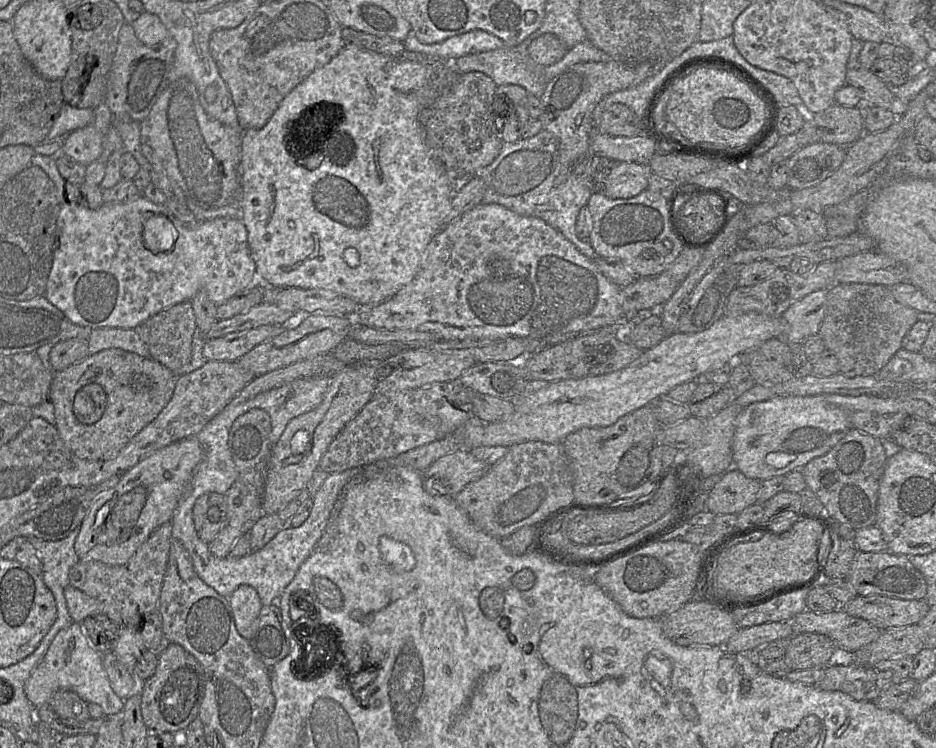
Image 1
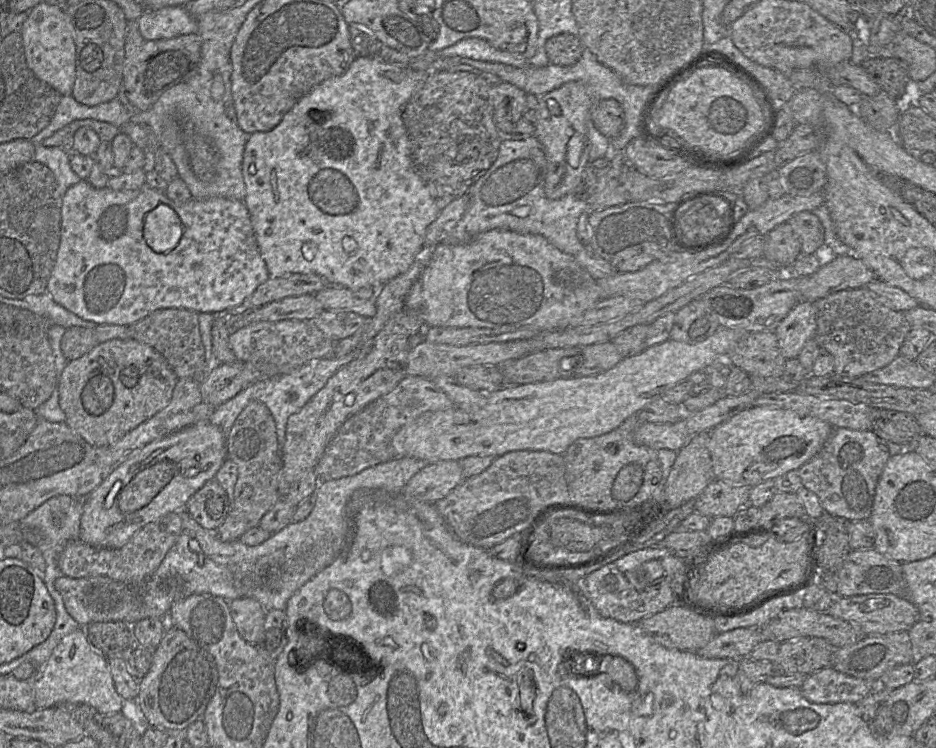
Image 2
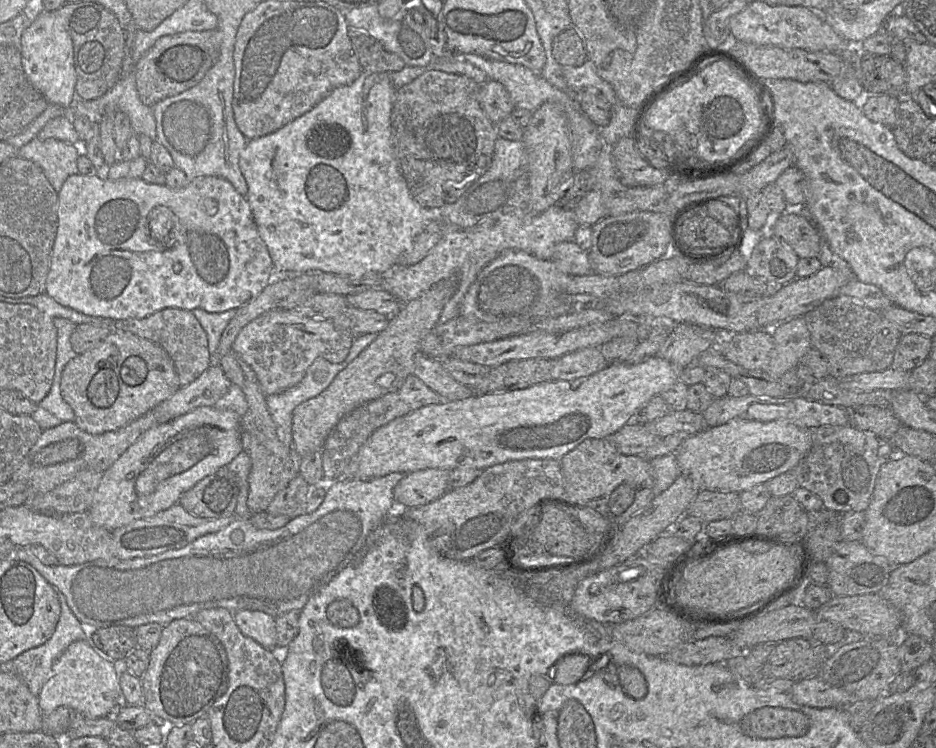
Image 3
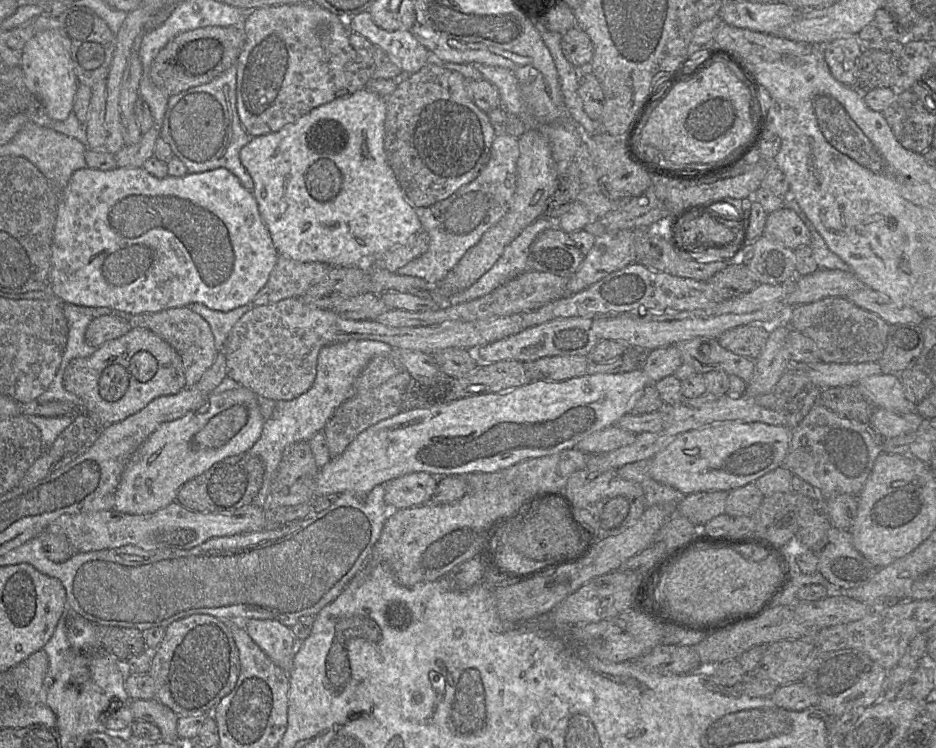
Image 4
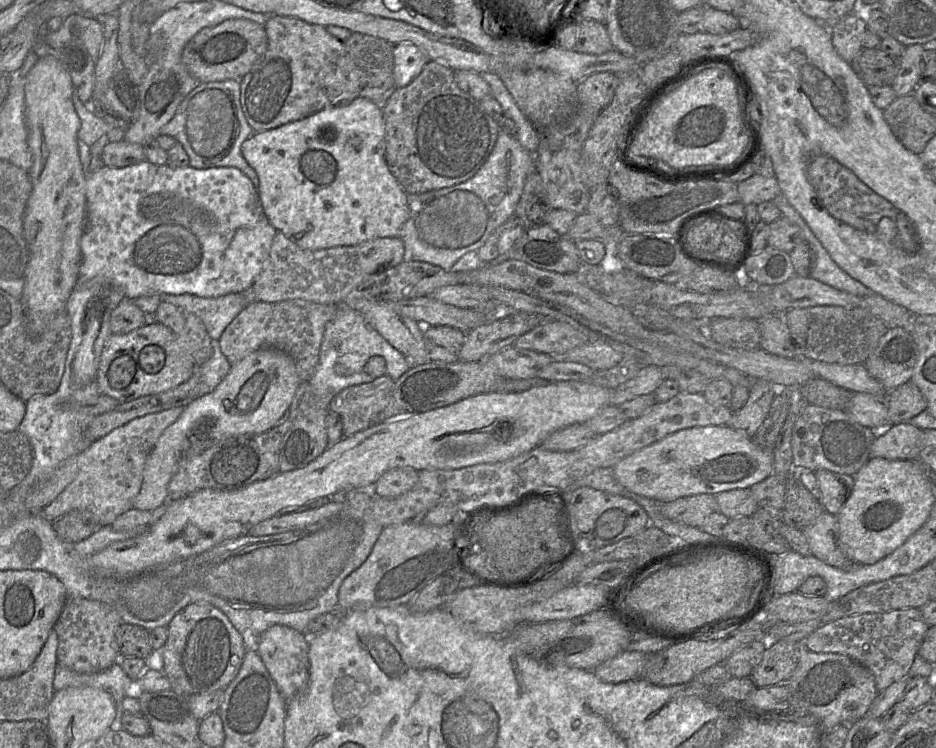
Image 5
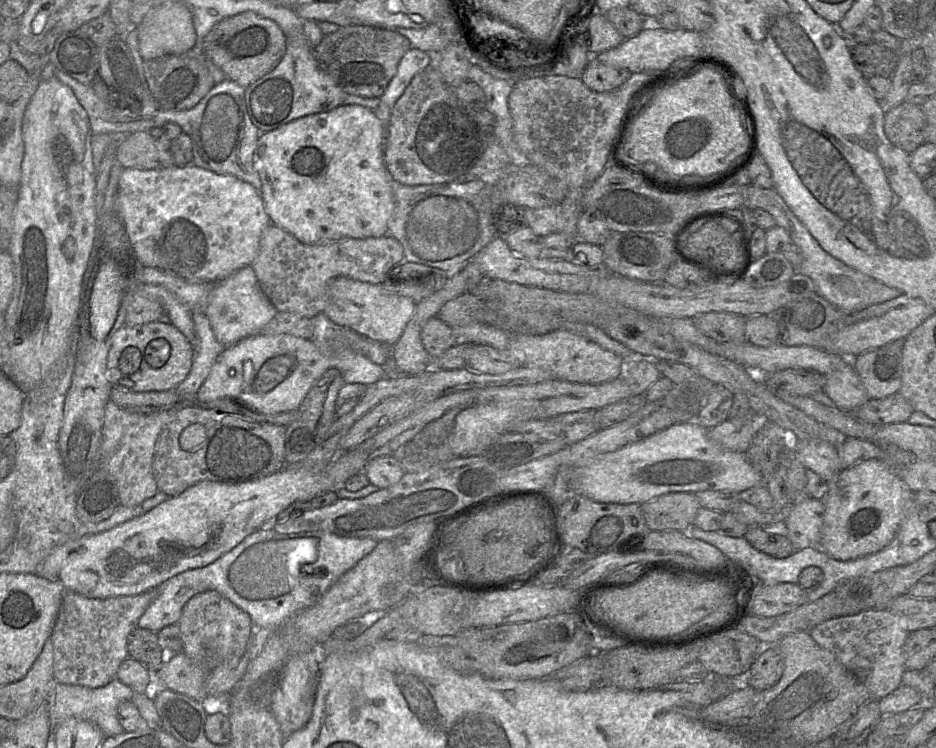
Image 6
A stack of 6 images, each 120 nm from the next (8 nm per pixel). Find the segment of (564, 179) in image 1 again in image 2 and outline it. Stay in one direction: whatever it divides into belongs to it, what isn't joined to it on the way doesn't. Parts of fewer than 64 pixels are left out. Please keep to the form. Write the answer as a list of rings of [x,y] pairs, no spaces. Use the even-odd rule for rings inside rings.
[[[535,136],[525,140],[503,137],[496,160],[468,189],[467,209],[442,243],[466,244],[486,231],[504,229],[542,235],[557,249],[575,257],[587,248],[577,237],[577,225],[581,214],[589,210],[589,203],[574,193],[556,200],[547,198],[544,190],[547,170],[544,149]]]

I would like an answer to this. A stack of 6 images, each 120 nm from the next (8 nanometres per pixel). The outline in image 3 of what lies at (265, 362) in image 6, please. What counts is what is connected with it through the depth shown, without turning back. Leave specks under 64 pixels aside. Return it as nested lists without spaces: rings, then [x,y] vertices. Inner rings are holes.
[[[201,406],[151,427],[103,472],[87,510],[91,520],[105,528],[119,528],[177,504],[184,492],[243,451],[240,425],[241,415],[233,410]]]

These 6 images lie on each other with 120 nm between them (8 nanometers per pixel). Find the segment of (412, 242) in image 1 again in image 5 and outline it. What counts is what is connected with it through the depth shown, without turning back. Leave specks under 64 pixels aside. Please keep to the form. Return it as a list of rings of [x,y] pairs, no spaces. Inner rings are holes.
[[[358,97],[348,105],[326,108],[306,118],[289,122],[267,131],[254,132],[241,147],[242,155],[255,170],[259,187],[257,189],[263,211],[270,224],[297,246],[305,250],[321,250],[338,246],[357,245],[377,238],[397,237],[401,227],[409,218],[408,194],[390,172],[385,160],[385,124],[383,109],[371,100]]]

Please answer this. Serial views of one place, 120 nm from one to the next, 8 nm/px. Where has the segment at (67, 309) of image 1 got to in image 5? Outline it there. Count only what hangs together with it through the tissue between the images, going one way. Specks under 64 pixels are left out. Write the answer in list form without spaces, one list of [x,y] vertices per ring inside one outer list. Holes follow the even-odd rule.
[[[148,161],[123,168],[104,166],[95,172],[88,173],[86,177],[86,217],[80,240],[81,261],[78,284],[103,282],[108,290],[120,290],[124,297],[133,301],[141,297],[165,294],[191,294],[212,298],[244,293],[251,289],[262,271],[277,233],[278,231],[270,224],[263,211],[257,189],[250,179],[235,167],[195,169],[188,165],[184,168],[173,168],[167,164],[155,165]]]

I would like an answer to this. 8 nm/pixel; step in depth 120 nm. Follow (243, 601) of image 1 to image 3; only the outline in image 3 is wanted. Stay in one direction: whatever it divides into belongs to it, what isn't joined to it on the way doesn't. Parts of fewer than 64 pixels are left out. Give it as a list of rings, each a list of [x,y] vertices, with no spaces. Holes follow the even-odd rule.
[[[240,610],[234,613],[234,621],[245,636],[266,649],[276,650],[282,661],[284,650],[277,649],[274,617],[262,611]]]

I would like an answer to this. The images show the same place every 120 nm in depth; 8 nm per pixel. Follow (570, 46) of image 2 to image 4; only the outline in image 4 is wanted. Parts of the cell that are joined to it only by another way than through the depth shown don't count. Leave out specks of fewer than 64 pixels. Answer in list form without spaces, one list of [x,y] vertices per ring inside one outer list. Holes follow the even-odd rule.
[[[577,25],[561,38],[561,49],[565,58],[578,69],[587,69],[593,57],[592,42]]]

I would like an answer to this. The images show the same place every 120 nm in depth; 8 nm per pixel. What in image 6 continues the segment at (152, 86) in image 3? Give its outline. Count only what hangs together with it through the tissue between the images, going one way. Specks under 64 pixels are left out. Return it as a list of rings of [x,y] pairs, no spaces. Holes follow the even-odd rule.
[[[246,12],[229,17],[216,24],[205,36],[202,53],[226,75],[226,79],[247,87],[273,70],[286,51],[286,35],[273,20],[264,18],[254,12]]]

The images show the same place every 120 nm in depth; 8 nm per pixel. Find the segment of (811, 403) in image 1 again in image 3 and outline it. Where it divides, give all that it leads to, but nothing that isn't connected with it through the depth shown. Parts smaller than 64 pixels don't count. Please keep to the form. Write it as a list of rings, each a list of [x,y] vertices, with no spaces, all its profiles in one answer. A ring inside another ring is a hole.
[[[736,418],[723,425],[691,435],[682,442],[675,454],[681,473],[689,477],[698,490],[741,493],[782,473],[791,471],[808,454],[811,447],[810,429],[784,420],[761,422]]]

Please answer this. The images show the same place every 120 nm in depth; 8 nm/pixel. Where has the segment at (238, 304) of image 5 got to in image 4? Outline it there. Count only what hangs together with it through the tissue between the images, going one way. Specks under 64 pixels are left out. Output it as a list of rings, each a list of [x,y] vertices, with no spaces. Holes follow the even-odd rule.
[[[201,303],[188,305],[194,312],[201,315],[209,324],[217,350],[223,348],[233,326],[250,309],[251,305],[242,305],[230,311],[218,311]]]

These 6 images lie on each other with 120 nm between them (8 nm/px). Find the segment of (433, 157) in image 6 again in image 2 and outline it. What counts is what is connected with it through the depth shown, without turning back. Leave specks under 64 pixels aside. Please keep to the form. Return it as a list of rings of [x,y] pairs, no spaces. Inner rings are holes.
[[[429,72],[423,86],[404,108],[412,167],[440,211],[454,199],[467,194],[470,186],[498,156],[504,136],[494,123],[491,88],[492,84],[473,72]]]

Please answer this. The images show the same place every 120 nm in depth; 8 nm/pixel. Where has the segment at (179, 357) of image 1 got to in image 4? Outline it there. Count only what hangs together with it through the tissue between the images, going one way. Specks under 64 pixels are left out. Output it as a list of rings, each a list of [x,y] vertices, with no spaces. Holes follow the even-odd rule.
[[[172,307],[159,312],[142,314],[113,311],[112,314],[126,319],[132,327],[146,328],[168,342],[181,357],[186,387],[195,386],[215,360],[218,350],[211,328],[207,321],[190,307]]]

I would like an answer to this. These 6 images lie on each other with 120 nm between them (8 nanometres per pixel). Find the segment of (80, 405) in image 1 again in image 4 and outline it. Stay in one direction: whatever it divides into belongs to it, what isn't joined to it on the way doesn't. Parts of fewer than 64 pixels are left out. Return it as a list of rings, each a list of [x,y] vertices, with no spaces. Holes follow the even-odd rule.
[[[132,327],[124,335],[102,344],[90,356],[72,359],[65,368],[63,385],[81,400],[81,412],[107,426],[138,412],[160,396],[178,393],[185,388],[186,381],[177,351],[156,333],[146,328]]]

